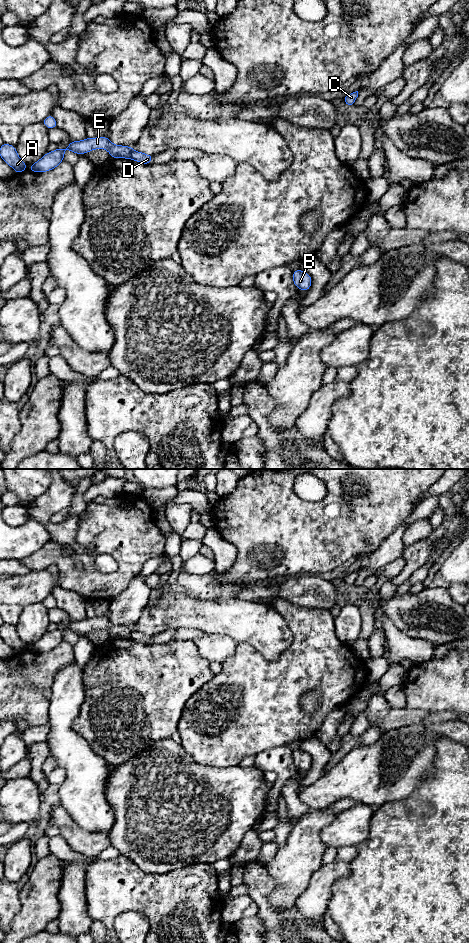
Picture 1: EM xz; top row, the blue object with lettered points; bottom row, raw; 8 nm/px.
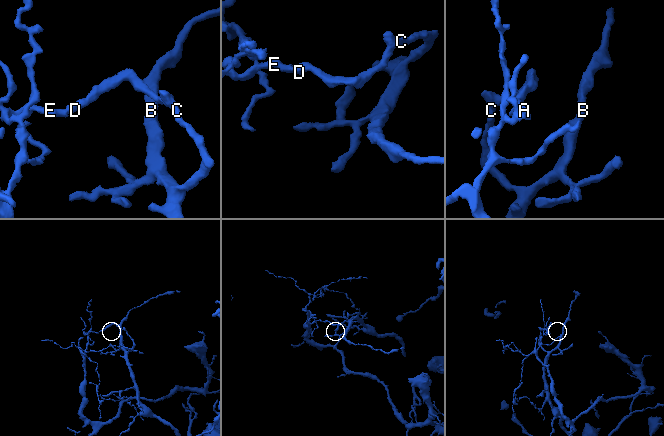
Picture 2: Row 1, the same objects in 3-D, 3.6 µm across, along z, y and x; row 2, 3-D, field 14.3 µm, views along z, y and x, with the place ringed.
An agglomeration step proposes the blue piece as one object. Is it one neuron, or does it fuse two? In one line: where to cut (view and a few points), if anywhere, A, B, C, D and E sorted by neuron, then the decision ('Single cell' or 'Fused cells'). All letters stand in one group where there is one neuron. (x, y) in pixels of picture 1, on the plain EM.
Split along xz (132, 630), (129, 638). Groups: A E / B C D. Fused cells

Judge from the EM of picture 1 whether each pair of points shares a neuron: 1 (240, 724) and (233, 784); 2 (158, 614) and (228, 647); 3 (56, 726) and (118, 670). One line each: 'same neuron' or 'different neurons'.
1: different neurons
2: different neurons
3: different neurons

